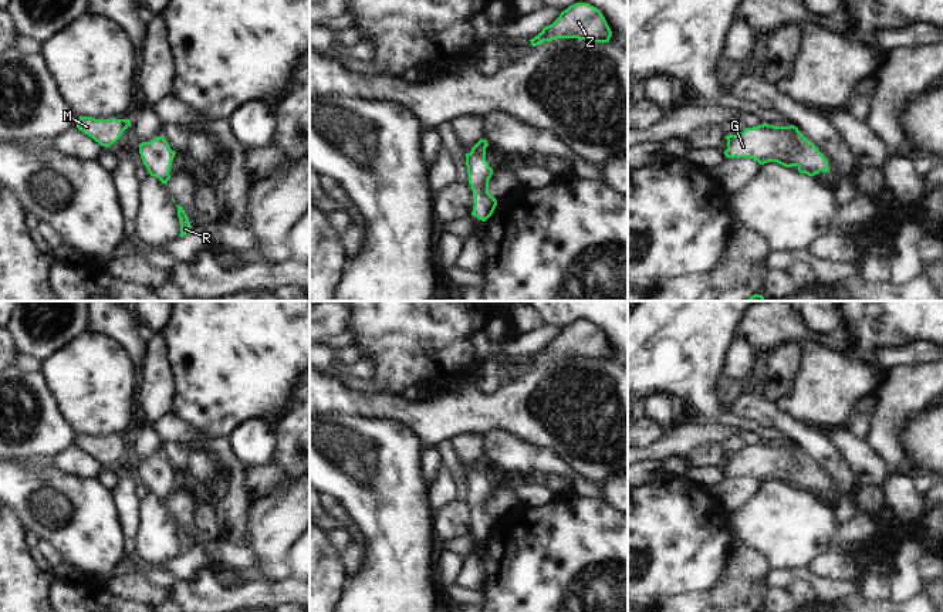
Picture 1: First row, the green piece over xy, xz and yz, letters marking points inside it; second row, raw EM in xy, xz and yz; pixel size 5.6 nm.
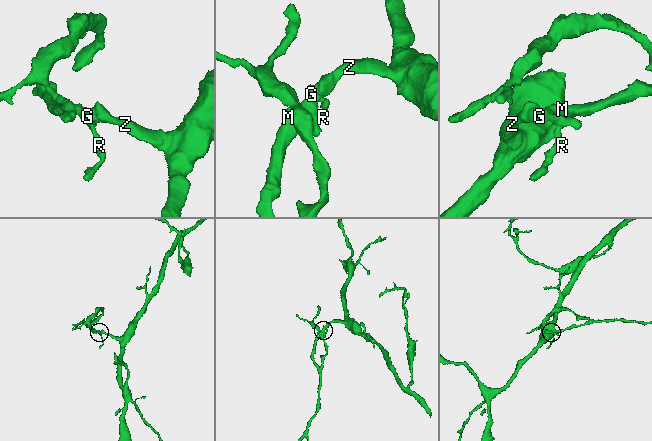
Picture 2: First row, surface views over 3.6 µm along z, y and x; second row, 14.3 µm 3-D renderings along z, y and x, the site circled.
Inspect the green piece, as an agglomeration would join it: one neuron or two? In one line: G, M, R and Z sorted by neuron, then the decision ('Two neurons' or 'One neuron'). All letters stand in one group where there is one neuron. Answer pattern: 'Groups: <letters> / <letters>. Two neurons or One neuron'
Groups: G M R Z. One neuron.

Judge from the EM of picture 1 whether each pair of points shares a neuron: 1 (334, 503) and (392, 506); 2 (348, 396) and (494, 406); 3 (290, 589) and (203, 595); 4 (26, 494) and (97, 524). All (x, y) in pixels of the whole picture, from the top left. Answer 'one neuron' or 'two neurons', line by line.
1: two neurons
2: one neuron
3: one neuron
4: one neuron

